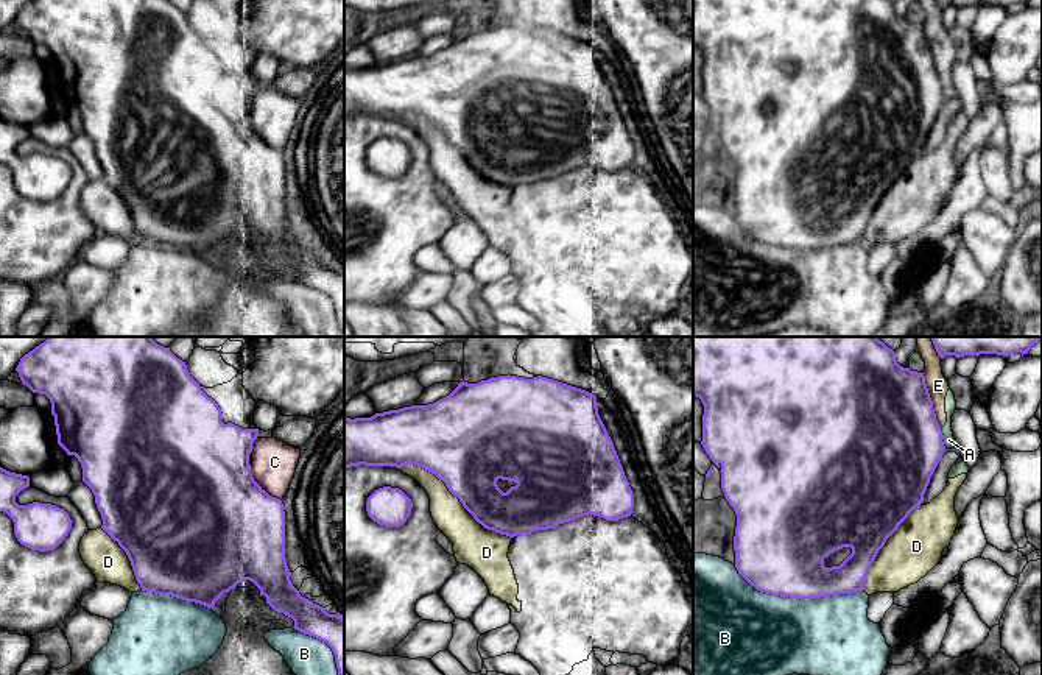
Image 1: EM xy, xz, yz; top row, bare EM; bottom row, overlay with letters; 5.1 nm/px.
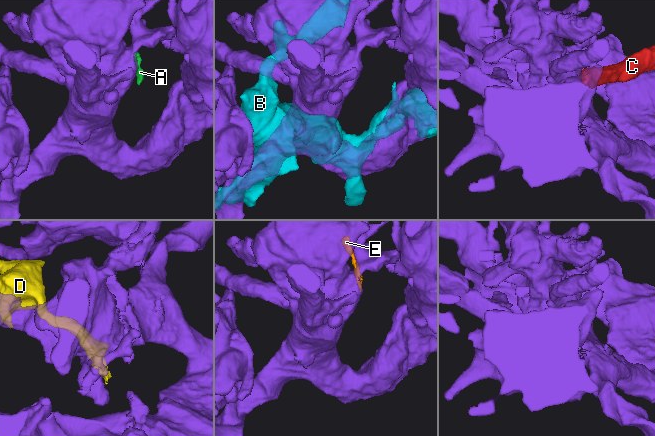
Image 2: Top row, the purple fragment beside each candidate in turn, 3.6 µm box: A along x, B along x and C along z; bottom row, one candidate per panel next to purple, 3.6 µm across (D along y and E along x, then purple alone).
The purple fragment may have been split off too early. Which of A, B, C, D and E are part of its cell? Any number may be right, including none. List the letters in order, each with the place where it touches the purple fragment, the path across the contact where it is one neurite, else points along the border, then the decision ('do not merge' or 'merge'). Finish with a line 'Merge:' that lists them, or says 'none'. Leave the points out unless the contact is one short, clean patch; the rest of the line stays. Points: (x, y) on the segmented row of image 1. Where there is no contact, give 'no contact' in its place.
A: yz (943, 437) | along yz (939, 427), (946, 446) | do not merge
B: yz (796, 597) | do not merge
C: xy (259, 485) | do not merge
D: xz (449, 490) | do not merge
E: yz (930, 399) | do not merge
Merge: none

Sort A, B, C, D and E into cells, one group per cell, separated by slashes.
A D E / B / C

